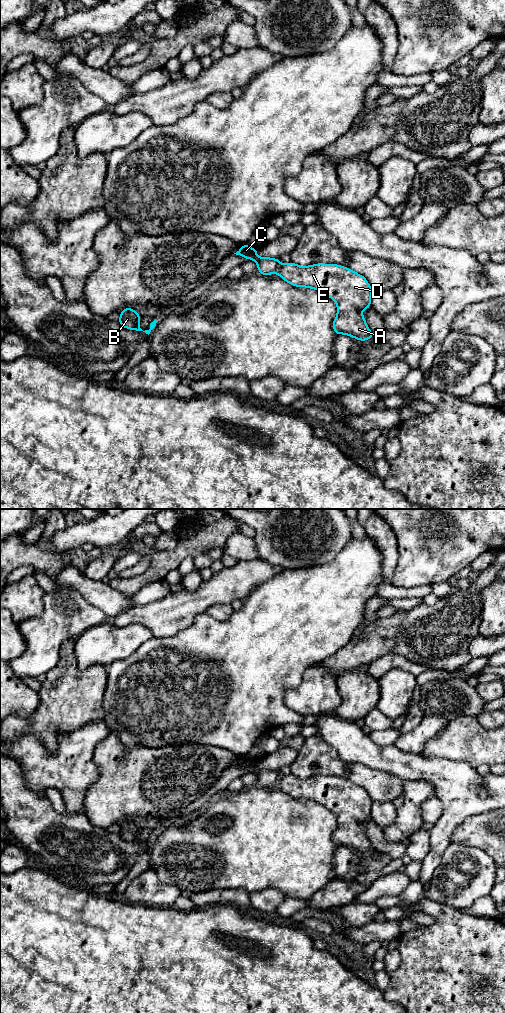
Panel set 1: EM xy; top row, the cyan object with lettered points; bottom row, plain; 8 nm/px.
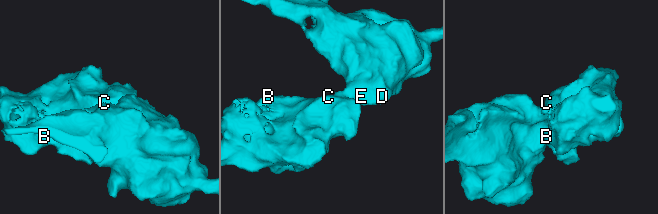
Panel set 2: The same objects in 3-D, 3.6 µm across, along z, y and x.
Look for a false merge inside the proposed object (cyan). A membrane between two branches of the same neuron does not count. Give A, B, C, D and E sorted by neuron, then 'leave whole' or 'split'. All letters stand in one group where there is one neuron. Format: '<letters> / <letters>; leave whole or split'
A D E / B C; split

